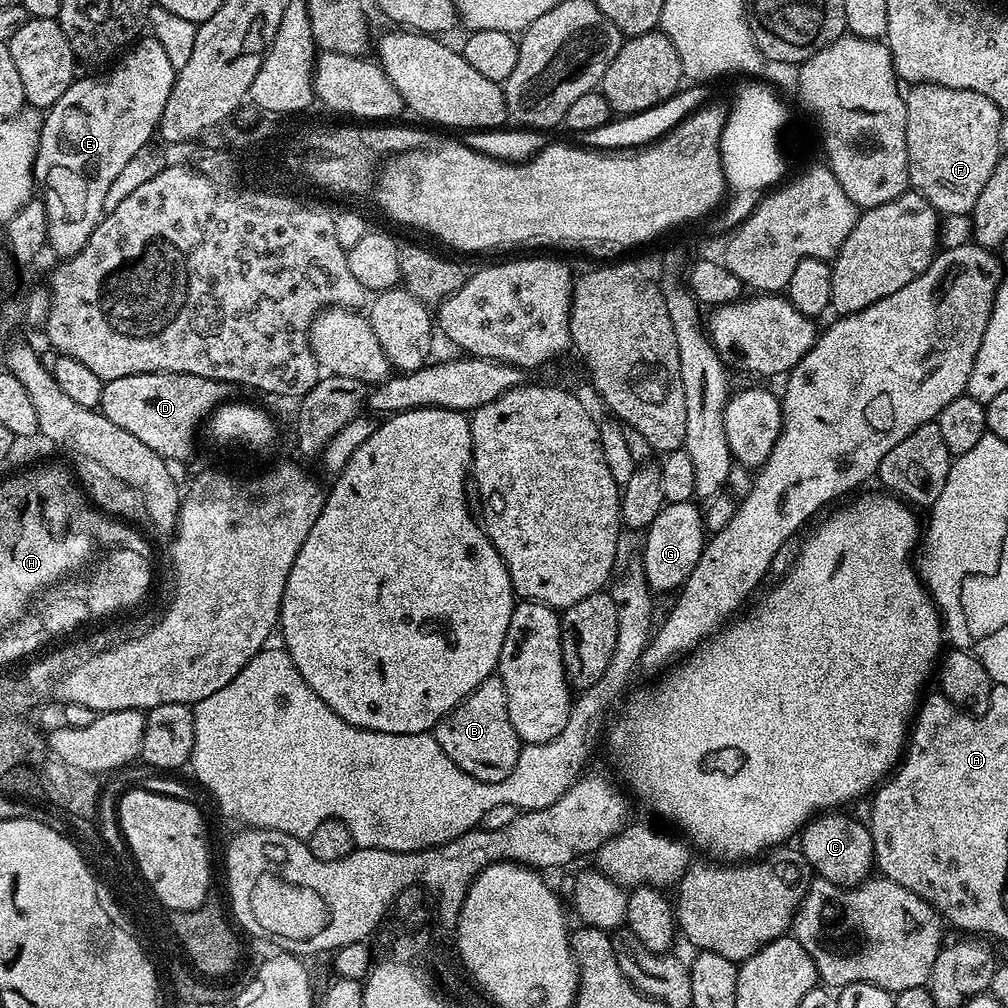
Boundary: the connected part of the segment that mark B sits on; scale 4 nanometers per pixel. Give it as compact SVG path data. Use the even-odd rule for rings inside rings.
M496 674L487 676L453 712L447 712L436 724L434 735L454 766L482 782L502 782L514 770L522 747L510 723L510 710L506 710L506 690Z

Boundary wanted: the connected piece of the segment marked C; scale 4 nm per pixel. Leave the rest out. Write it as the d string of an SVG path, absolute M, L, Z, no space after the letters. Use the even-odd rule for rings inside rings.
M840 810L817 815L804 825L798 836L798 847L819 879L841 886L855 886L869 879L874 872L872 833L869 825Z

